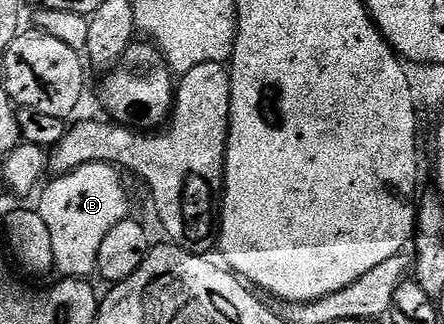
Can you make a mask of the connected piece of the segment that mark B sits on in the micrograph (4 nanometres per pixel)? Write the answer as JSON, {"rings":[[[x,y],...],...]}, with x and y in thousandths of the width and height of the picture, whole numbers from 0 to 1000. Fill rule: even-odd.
{"rings":[[[218,497],[135,537],[90,593],[83,654],[117,728],[126,840],[151,861],[191,861],[216,840],[218,775],[264,685],[297,660],[295,620],[261,512]]]}

